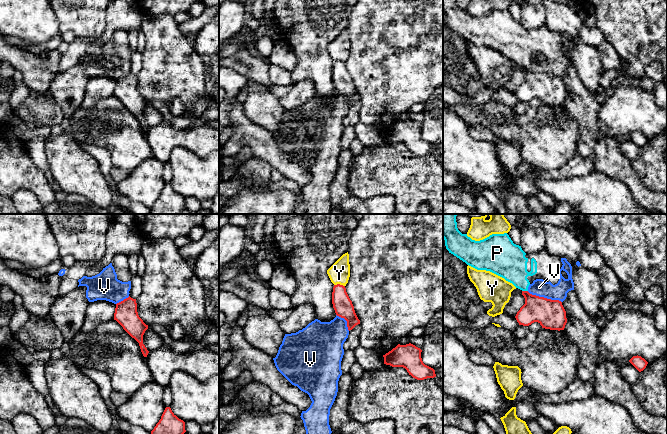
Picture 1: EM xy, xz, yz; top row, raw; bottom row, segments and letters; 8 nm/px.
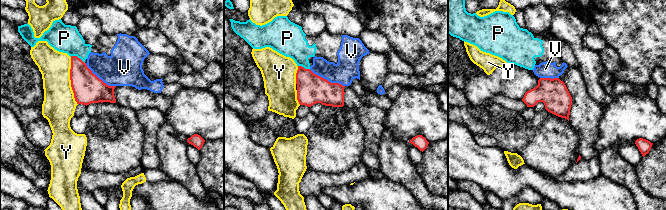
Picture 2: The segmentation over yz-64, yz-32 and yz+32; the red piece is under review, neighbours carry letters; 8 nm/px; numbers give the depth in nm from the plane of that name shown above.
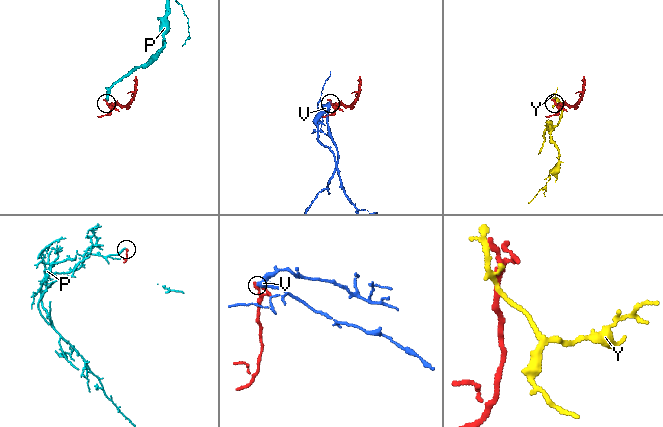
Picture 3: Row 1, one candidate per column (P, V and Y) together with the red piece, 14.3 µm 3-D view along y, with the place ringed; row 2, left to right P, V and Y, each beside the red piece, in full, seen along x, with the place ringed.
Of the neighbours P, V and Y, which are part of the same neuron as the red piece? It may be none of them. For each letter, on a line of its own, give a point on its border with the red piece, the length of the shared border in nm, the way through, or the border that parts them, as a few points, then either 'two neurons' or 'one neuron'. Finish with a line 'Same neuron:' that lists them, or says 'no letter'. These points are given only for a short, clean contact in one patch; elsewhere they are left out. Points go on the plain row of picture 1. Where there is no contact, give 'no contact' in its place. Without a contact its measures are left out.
P: meets red in yz at (525, 67); contact 50 nm long; border along yz (522, 66), (527, 67); two neurons
V: meets red in yz at (543, 73); contact 300 nm long; two neurons
Y: meets red in xz at (339, 60); contact 90 nm long; two neurons
Same neuron: no letter

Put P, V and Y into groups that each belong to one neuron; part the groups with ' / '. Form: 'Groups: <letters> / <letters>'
Groups: P V / Y

